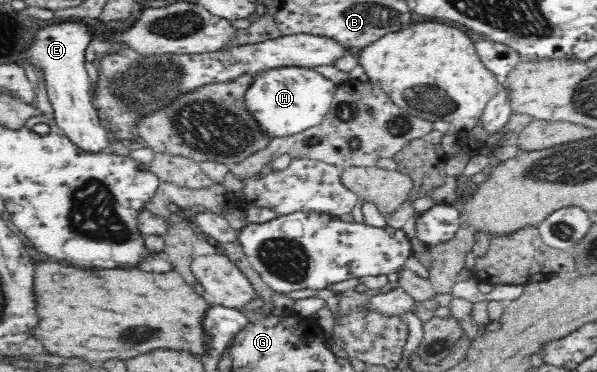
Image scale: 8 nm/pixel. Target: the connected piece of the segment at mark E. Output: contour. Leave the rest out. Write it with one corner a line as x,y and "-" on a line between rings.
58,21
42,25
35,33
35,41
22,54
22,62
43,71
45,89
59,129
83,152
103,153
109,150
111,135
98,118
91,102
91,80
85,69
85,50
91,42
91,28
83,22

